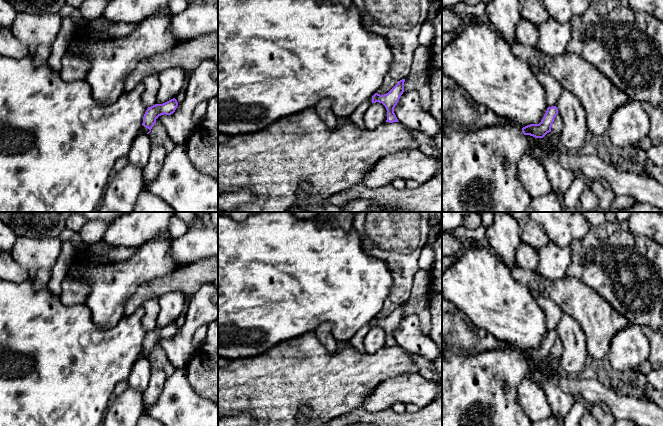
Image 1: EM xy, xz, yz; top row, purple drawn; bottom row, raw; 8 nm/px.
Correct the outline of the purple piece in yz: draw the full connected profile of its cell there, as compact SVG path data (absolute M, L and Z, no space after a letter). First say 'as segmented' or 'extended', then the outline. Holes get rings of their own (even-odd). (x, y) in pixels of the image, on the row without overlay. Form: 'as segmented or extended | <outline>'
as segmented | M556 330L548 331L547 335L539 348L530 348L522 352L524 359L530 359L535 362L543 362L547 357L551 356L558 333Z

